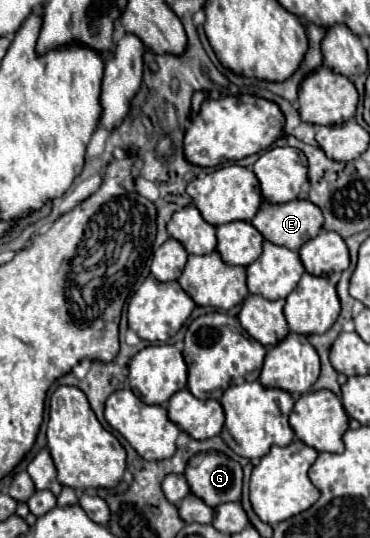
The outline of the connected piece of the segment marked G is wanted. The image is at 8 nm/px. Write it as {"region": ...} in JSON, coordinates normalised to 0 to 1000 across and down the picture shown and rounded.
{"region":[[[592,838],[532,842],[500,872],[516,916],[549,928],[565,942],[651,928],[657,875],[641,857]]]}

